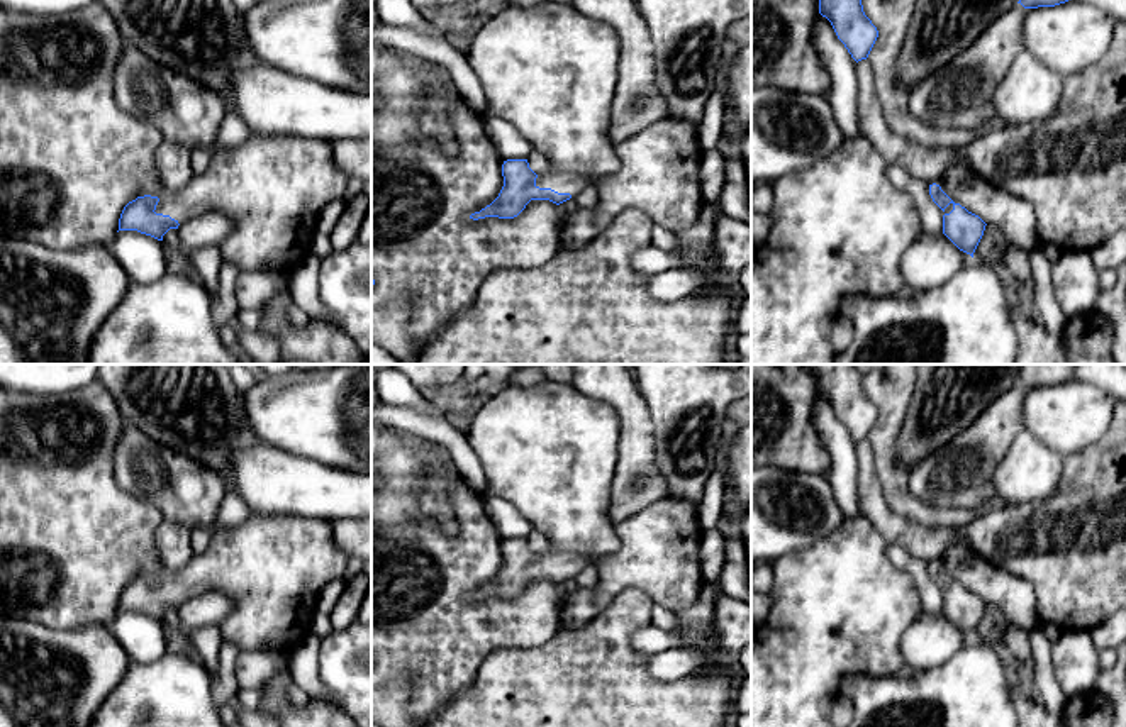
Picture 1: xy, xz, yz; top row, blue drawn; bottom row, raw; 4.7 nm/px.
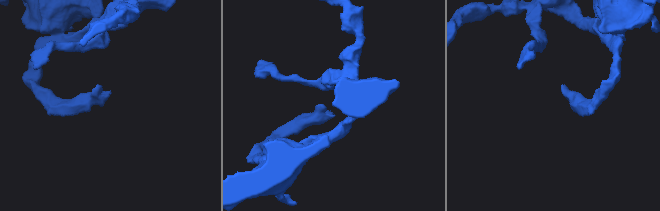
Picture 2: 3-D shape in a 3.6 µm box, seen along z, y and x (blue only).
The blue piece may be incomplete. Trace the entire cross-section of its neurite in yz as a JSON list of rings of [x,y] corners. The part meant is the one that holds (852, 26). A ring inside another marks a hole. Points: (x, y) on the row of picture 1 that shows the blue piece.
[[[819,0],[819,14],[831,22],[856,63],[868,58],[878,31],[865,15],[861,0]]]

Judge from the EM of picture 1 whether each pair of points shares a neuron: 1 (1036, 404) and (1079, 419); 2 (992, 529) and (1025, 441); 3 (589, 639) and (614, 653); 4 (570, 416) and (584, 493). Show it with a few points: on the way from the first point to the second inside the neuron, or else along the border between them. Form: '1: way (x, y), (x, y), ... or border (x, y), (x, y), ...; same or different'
1: way (1047, 410), (1057, 416), (1069, 416); same
2: border (1042, 500), (996, 504); different
3: way (596, 646), (607, 653); same
4: way (570, 434), (582, 451), (582, 475); same

